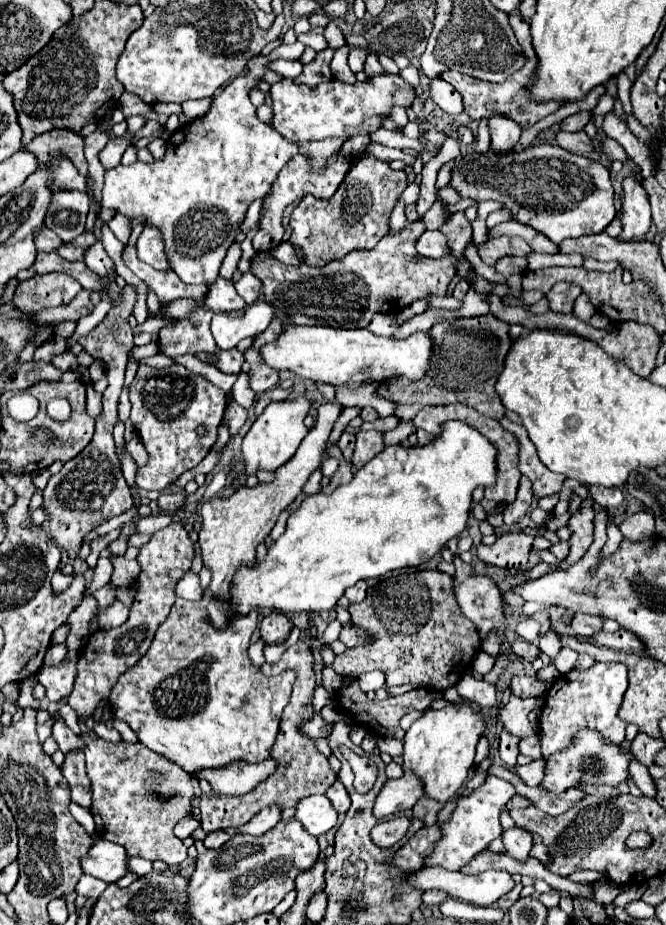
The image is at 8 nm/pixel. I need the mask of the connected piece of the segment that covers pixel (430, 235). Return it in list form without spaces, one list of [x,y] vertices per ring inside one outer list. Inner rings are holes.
[[[440,231],[422,233],[422,237],[416,243],[416,251],[420,255],[432,257],[432,259],[440,259],[440,257],[448,257],[450,255],[447,238]]]

